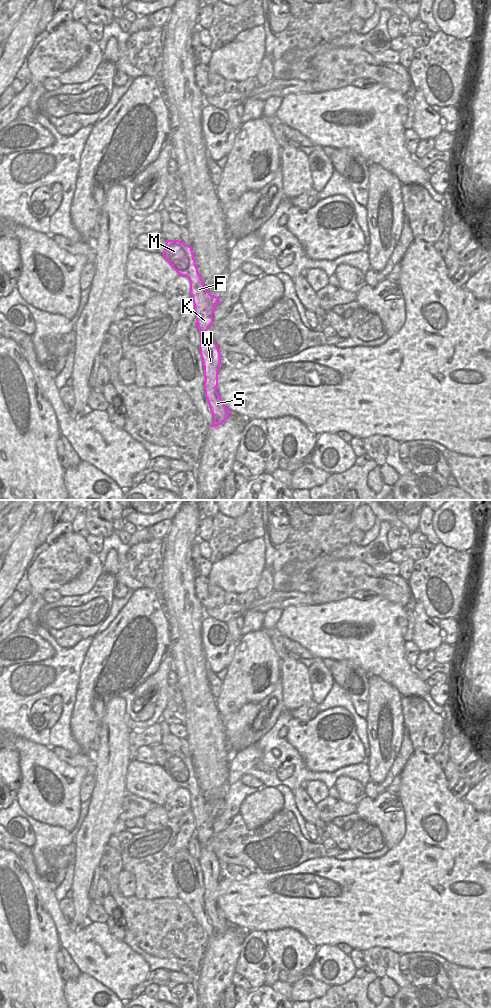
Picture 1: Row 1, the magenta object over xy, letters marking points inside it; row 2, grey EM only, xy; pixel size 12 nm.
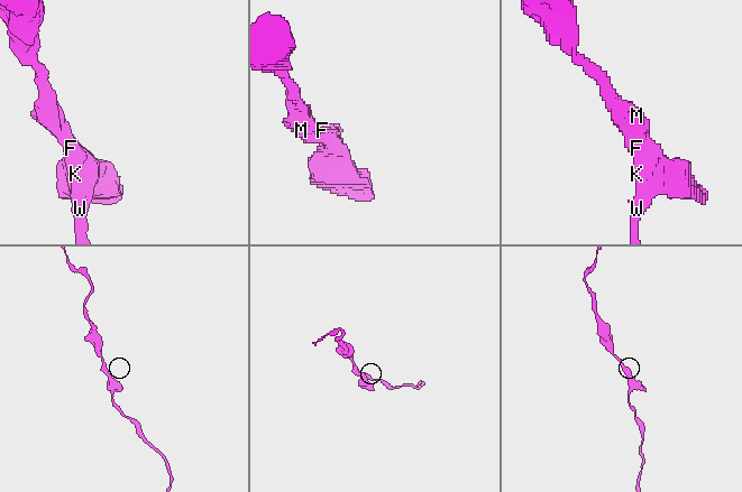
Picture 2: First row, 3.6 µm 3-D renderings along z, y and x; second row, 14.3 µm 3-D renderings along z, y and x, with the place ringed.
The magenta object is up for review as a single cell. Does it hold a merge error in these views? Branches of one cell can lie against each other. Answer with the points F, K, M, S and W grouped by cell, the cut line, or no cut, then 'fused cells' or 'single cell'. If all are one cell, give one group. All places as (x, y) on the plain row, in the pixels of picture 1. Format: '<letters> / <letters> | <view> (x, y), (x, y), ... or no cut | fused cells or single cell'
F K M S W | no cut | single cell

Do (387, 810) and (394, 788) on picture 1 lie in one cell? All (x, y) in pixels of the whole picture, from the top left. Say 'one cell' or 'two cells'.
two cells

